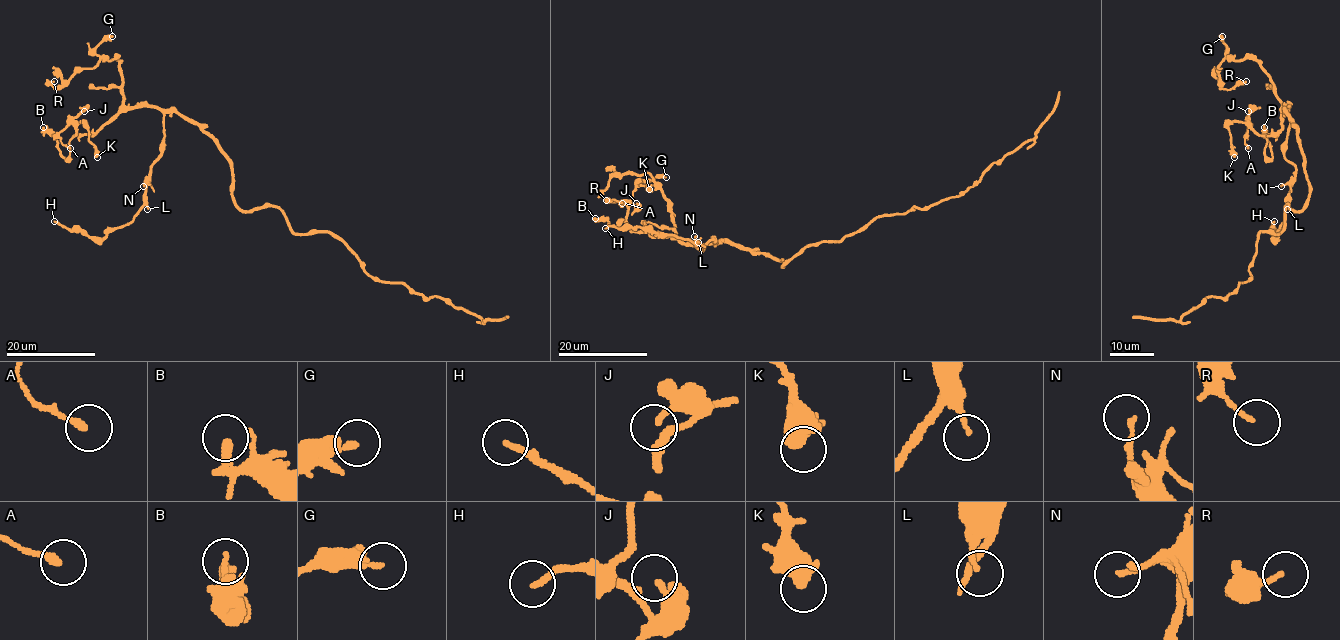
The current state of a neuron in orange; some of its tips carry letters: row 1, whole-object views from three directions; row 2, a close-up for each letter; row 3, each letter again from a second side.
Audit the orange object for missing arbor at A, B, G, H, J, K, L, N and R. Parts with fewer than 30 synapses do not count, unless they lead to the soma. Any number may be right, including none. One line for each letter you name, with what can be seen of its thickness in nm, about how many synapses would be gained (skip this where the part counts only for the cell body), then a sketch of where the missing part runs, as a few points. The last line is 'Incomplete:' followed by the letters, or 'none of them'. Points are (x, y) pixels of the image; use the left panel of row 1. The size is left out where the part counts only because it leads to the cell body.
Incomplete: none of them

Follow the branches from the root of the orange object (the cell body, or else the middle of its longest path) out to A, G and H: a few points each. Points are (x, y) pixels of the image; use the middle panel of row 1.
A: (799, 254), (783, 266), (726, 241), (686, 245), (636, 233), (626, 220), (628, 207), (610, 201), (622, 203)
G: (799, 254), (783, 266), (782, 260), (726, 241), (681, 244), (668, 199), (648, 181), (666, 177)
H: (799, 254), (783, 266), (726, 241), (711, 239), (701, 250), (688, 239), (639, 227), (605, 228)

